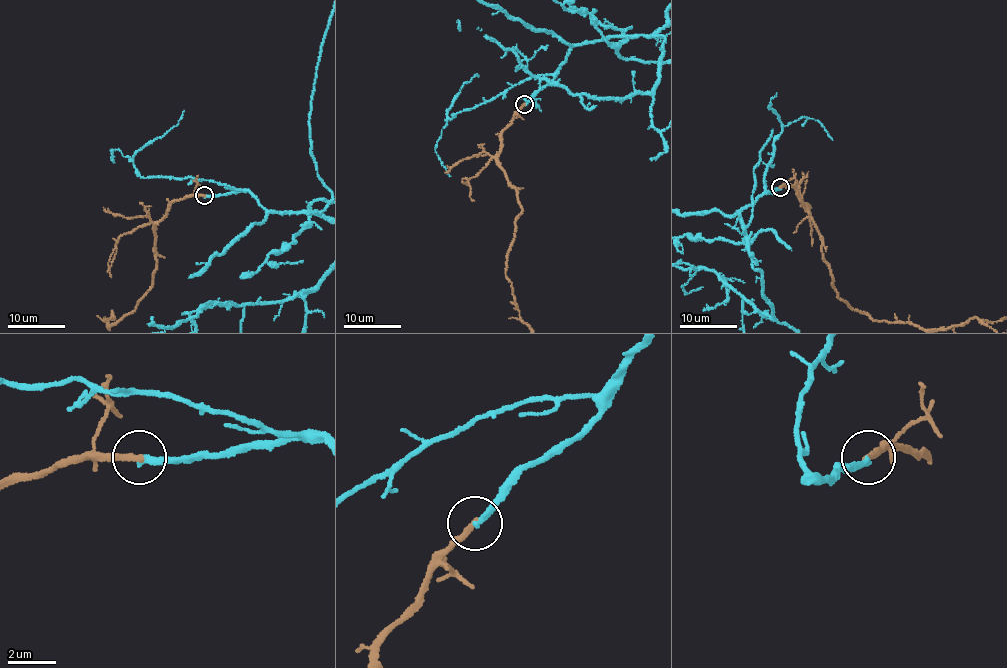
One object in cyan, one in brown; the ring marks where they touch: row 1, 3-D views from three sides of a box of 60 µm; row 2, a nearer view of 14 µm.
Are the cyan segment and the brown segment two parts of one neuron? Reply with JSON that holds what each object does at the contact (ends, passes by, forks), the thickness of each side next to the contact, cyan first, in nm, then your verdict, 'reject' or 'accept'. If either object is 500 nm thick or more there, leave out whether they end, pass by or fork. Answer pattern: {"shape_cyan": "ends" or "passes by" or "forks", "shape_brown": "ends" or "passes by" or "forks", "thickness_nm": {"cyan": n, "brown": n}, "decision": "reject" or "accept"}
{"shape_cyan": "ends", "shape_brown": "ends", "thickness_nm": {"cyan": 280, "brown": 280}, "decision": "accept"}

